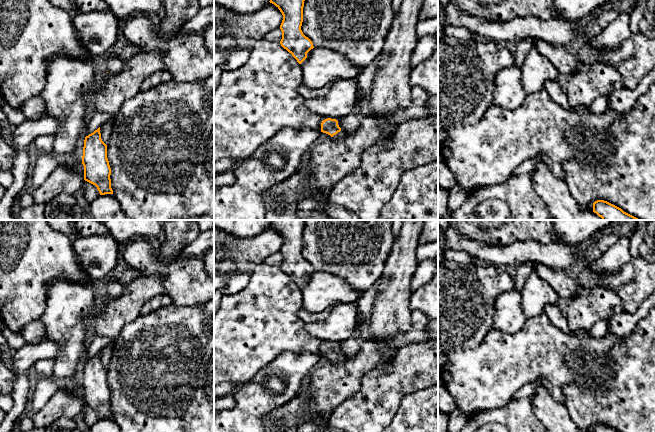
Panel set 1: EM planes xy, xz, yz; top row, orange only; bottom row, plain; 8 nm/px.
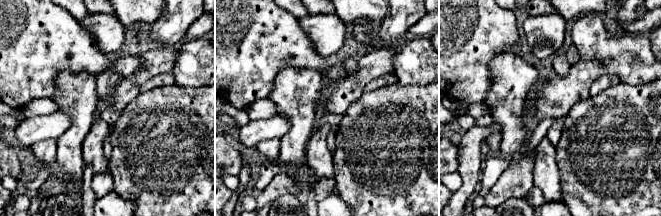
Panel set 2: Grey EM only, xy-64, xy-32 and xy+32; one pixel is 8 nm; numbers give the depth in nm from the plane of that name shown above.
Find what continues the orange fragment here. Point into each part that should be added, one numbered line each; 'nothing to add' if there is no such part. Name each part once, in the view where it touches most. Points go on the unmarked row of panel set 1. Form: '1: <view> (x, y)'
1: xz (339, 360)

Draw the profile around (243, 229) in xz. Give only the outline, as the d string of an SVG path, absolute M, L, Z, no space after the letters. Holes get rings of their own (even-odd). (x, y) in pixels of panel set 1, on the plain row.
M214 220L214 226L239 239L250 239L262 233L272 220Z

